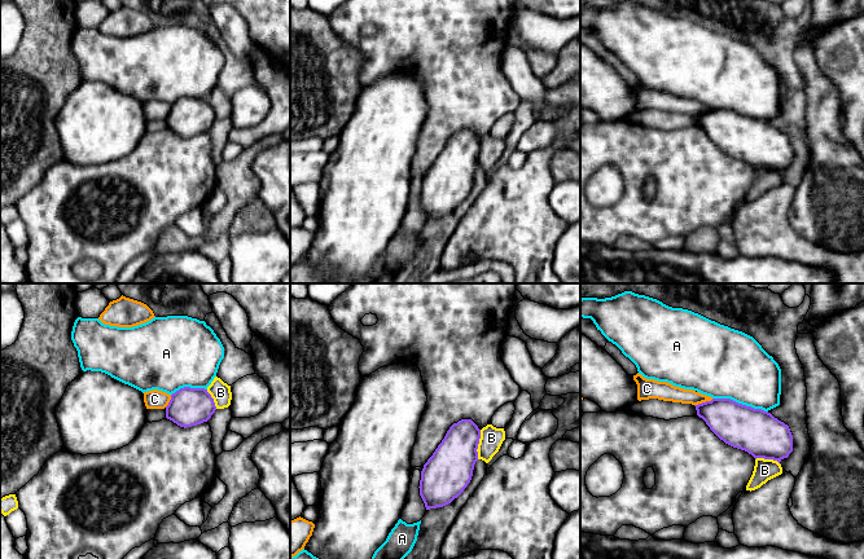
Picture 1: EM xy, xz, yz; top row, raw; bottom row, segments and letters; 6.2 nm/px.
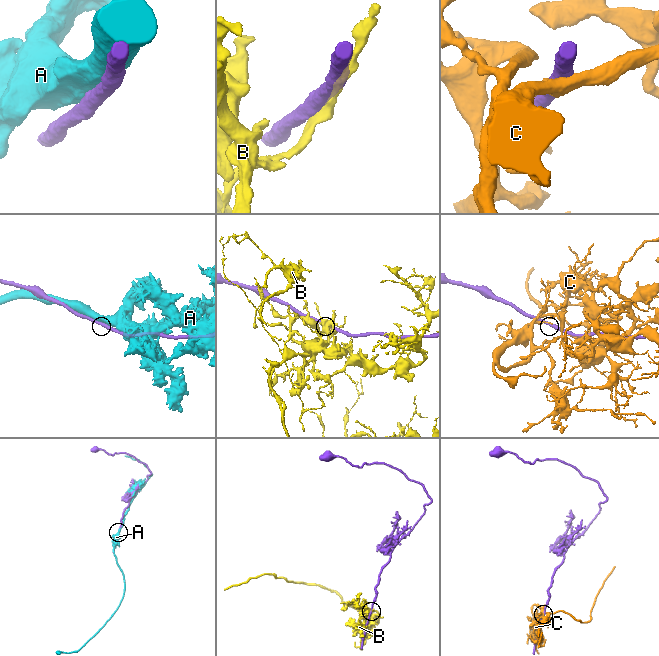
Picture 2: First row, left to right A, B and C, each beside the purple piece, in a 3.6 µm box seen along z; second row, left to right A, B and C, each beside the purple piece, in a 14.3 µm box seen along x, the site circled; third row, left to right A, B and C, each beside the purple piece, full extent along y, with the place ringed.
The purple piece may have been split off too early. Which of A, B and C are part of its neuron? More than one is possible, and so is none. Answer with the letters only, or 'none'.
none

